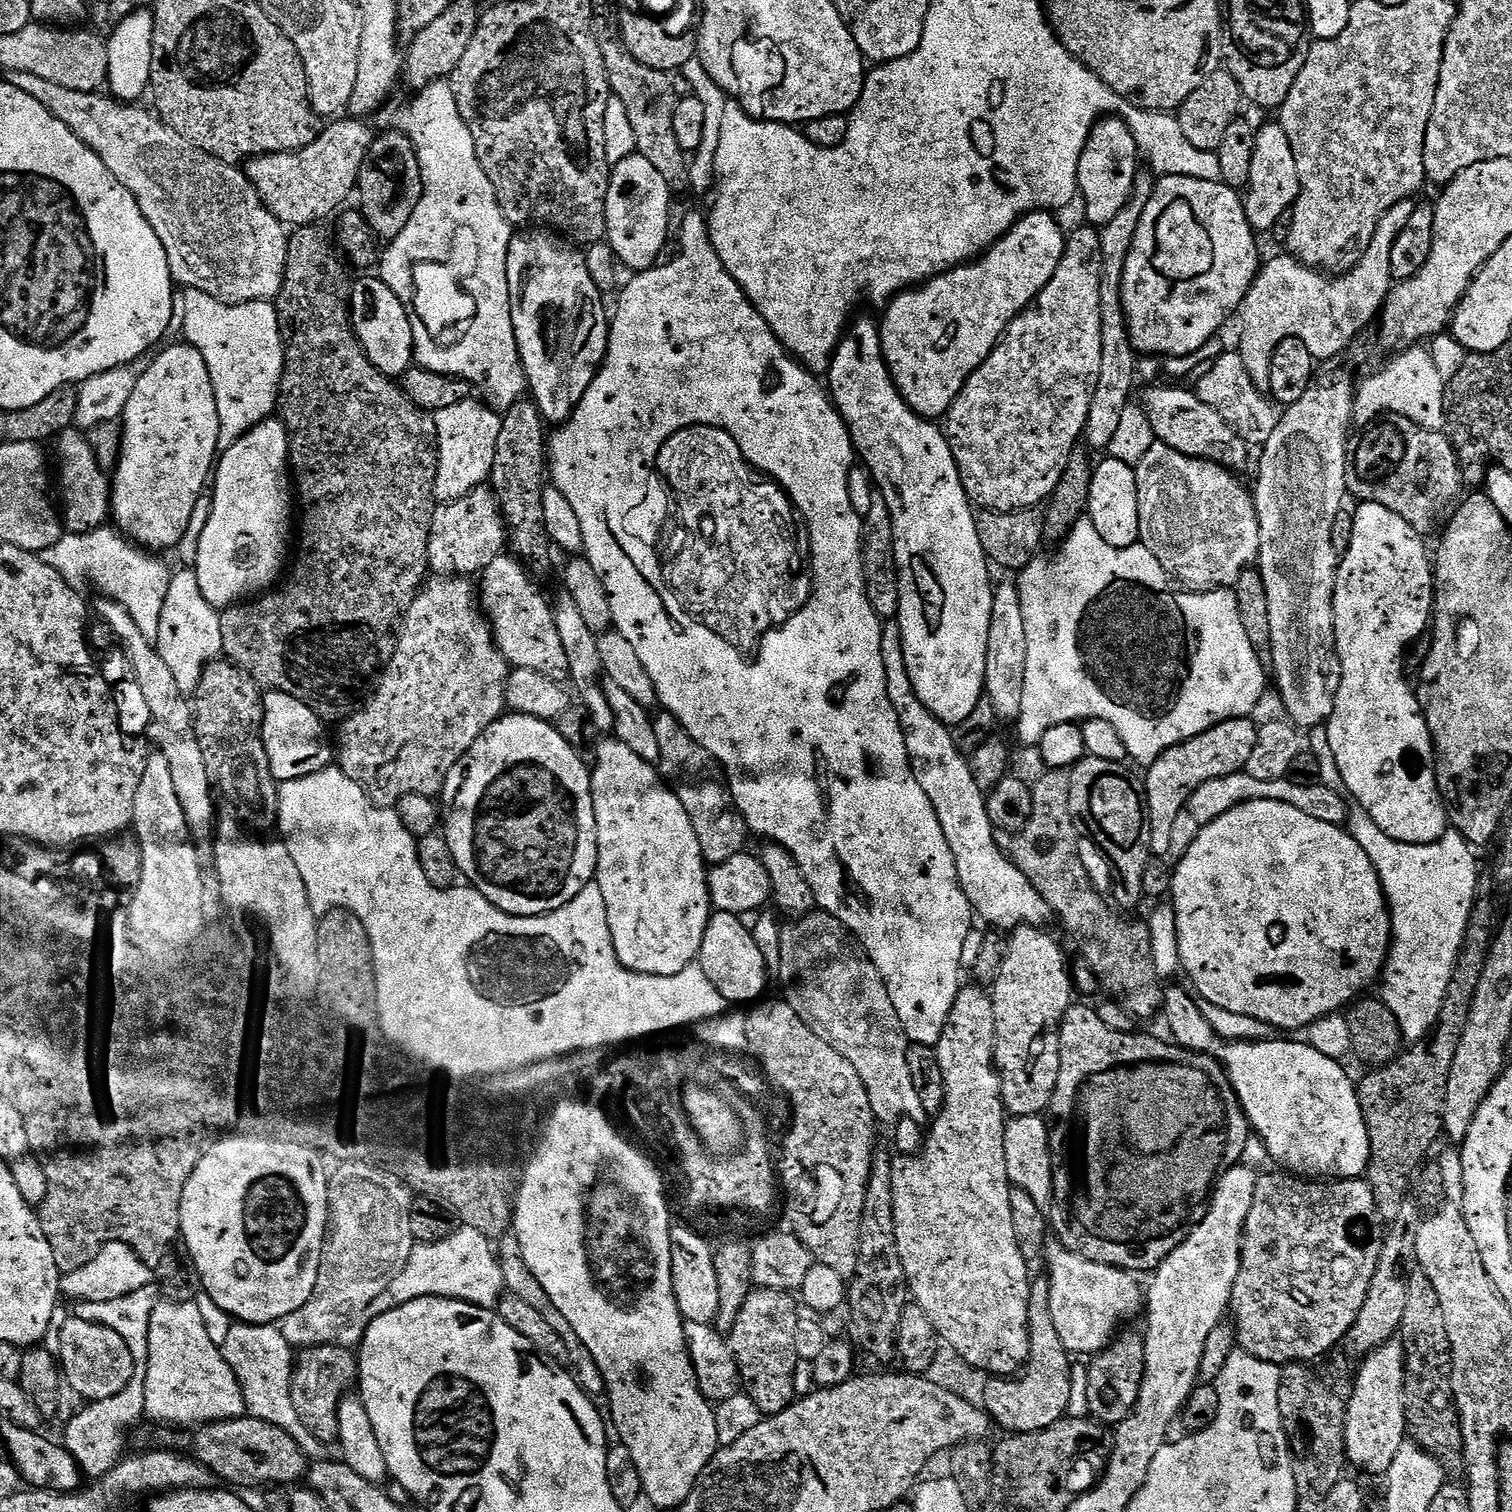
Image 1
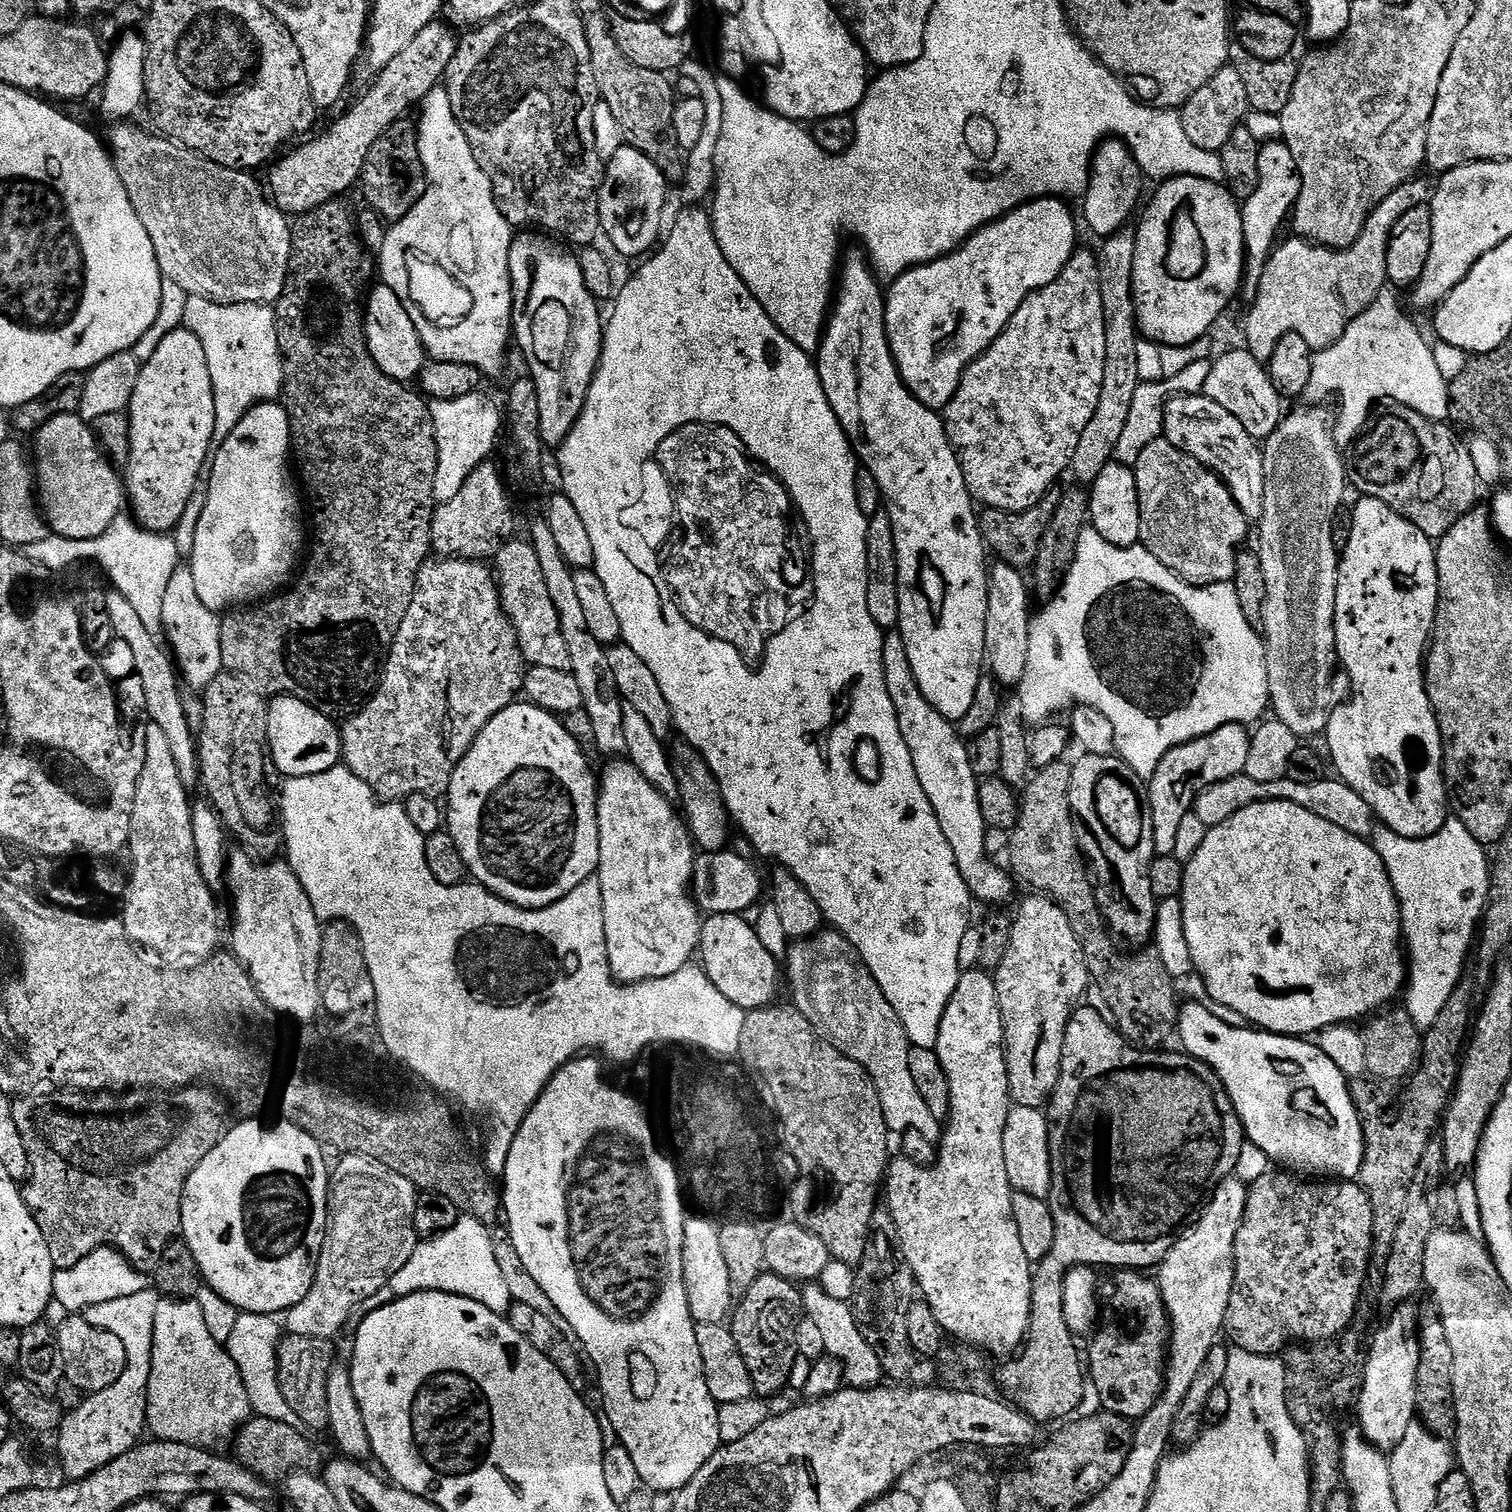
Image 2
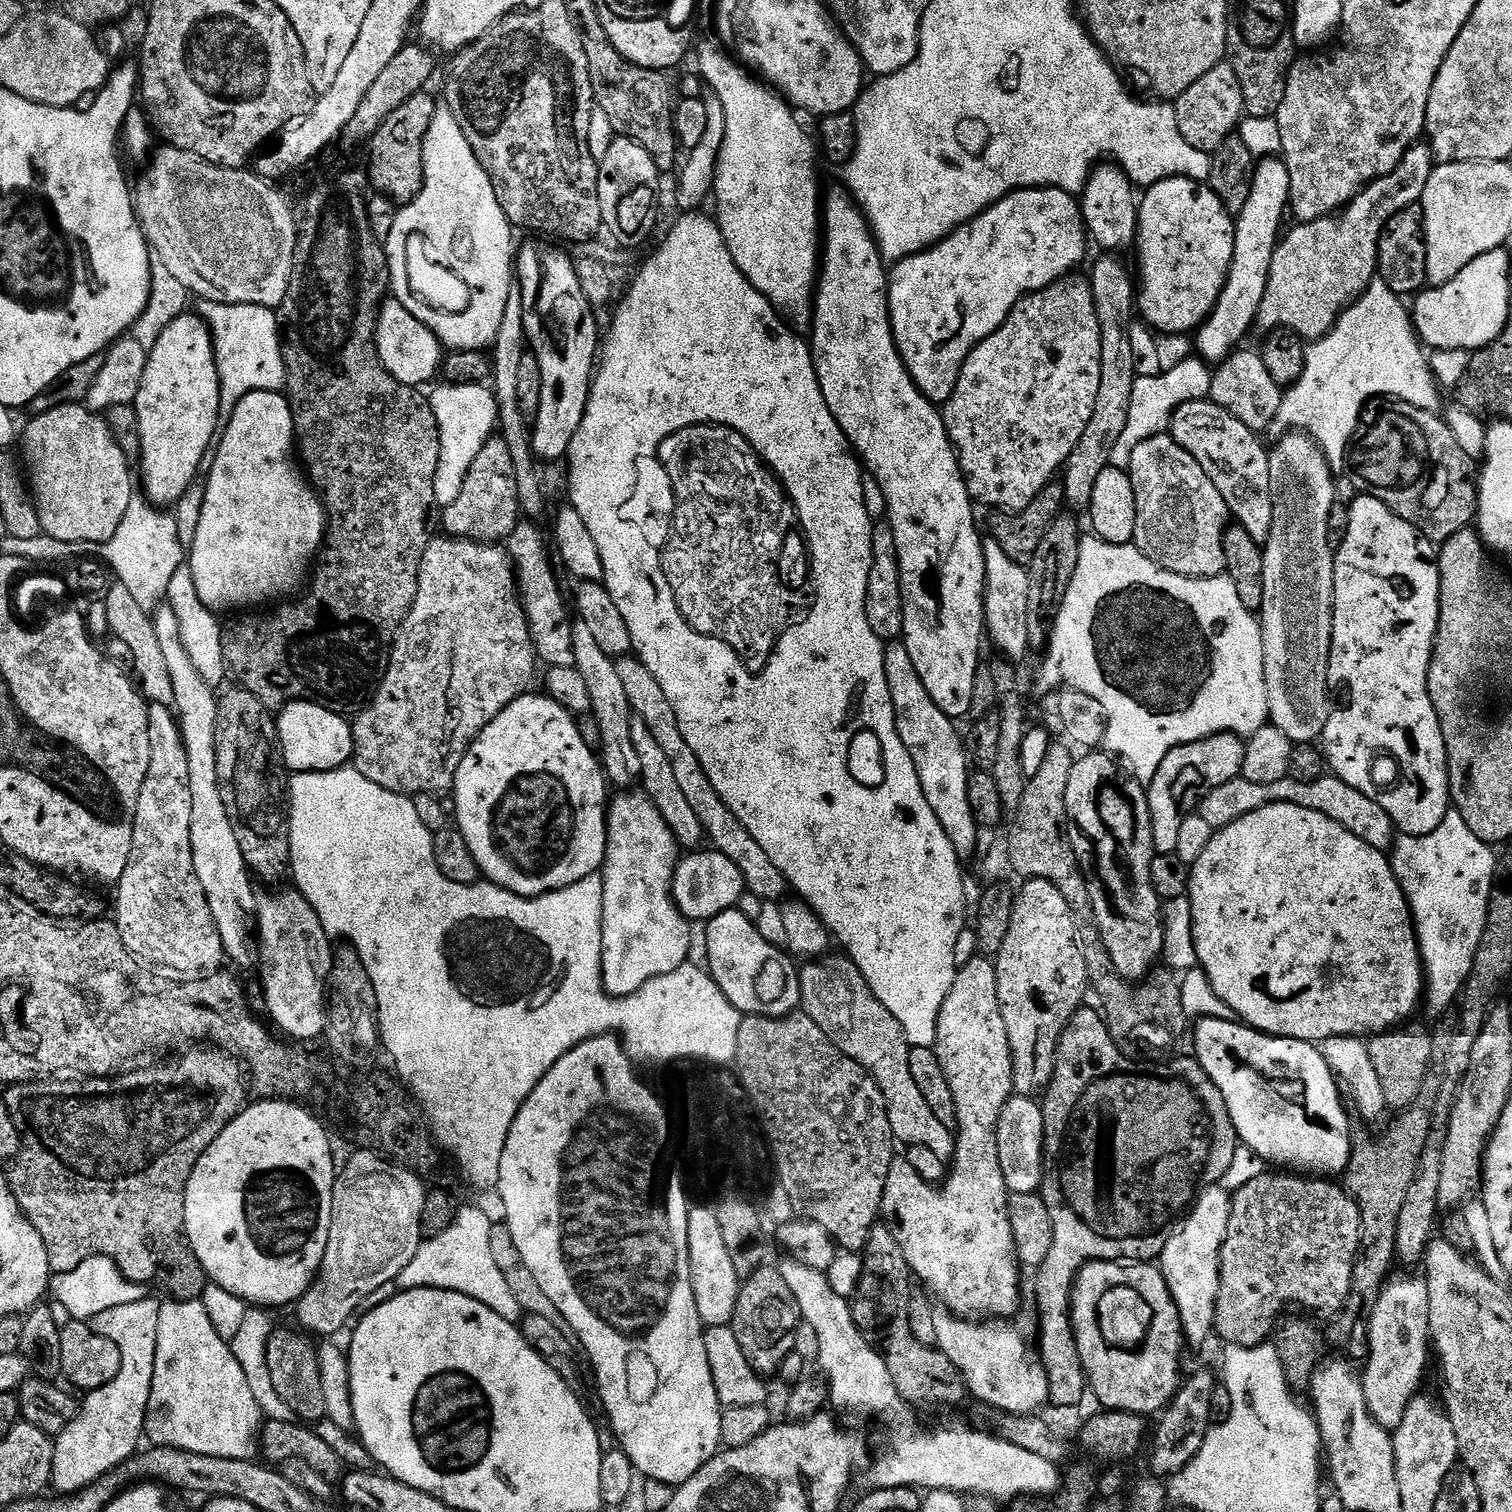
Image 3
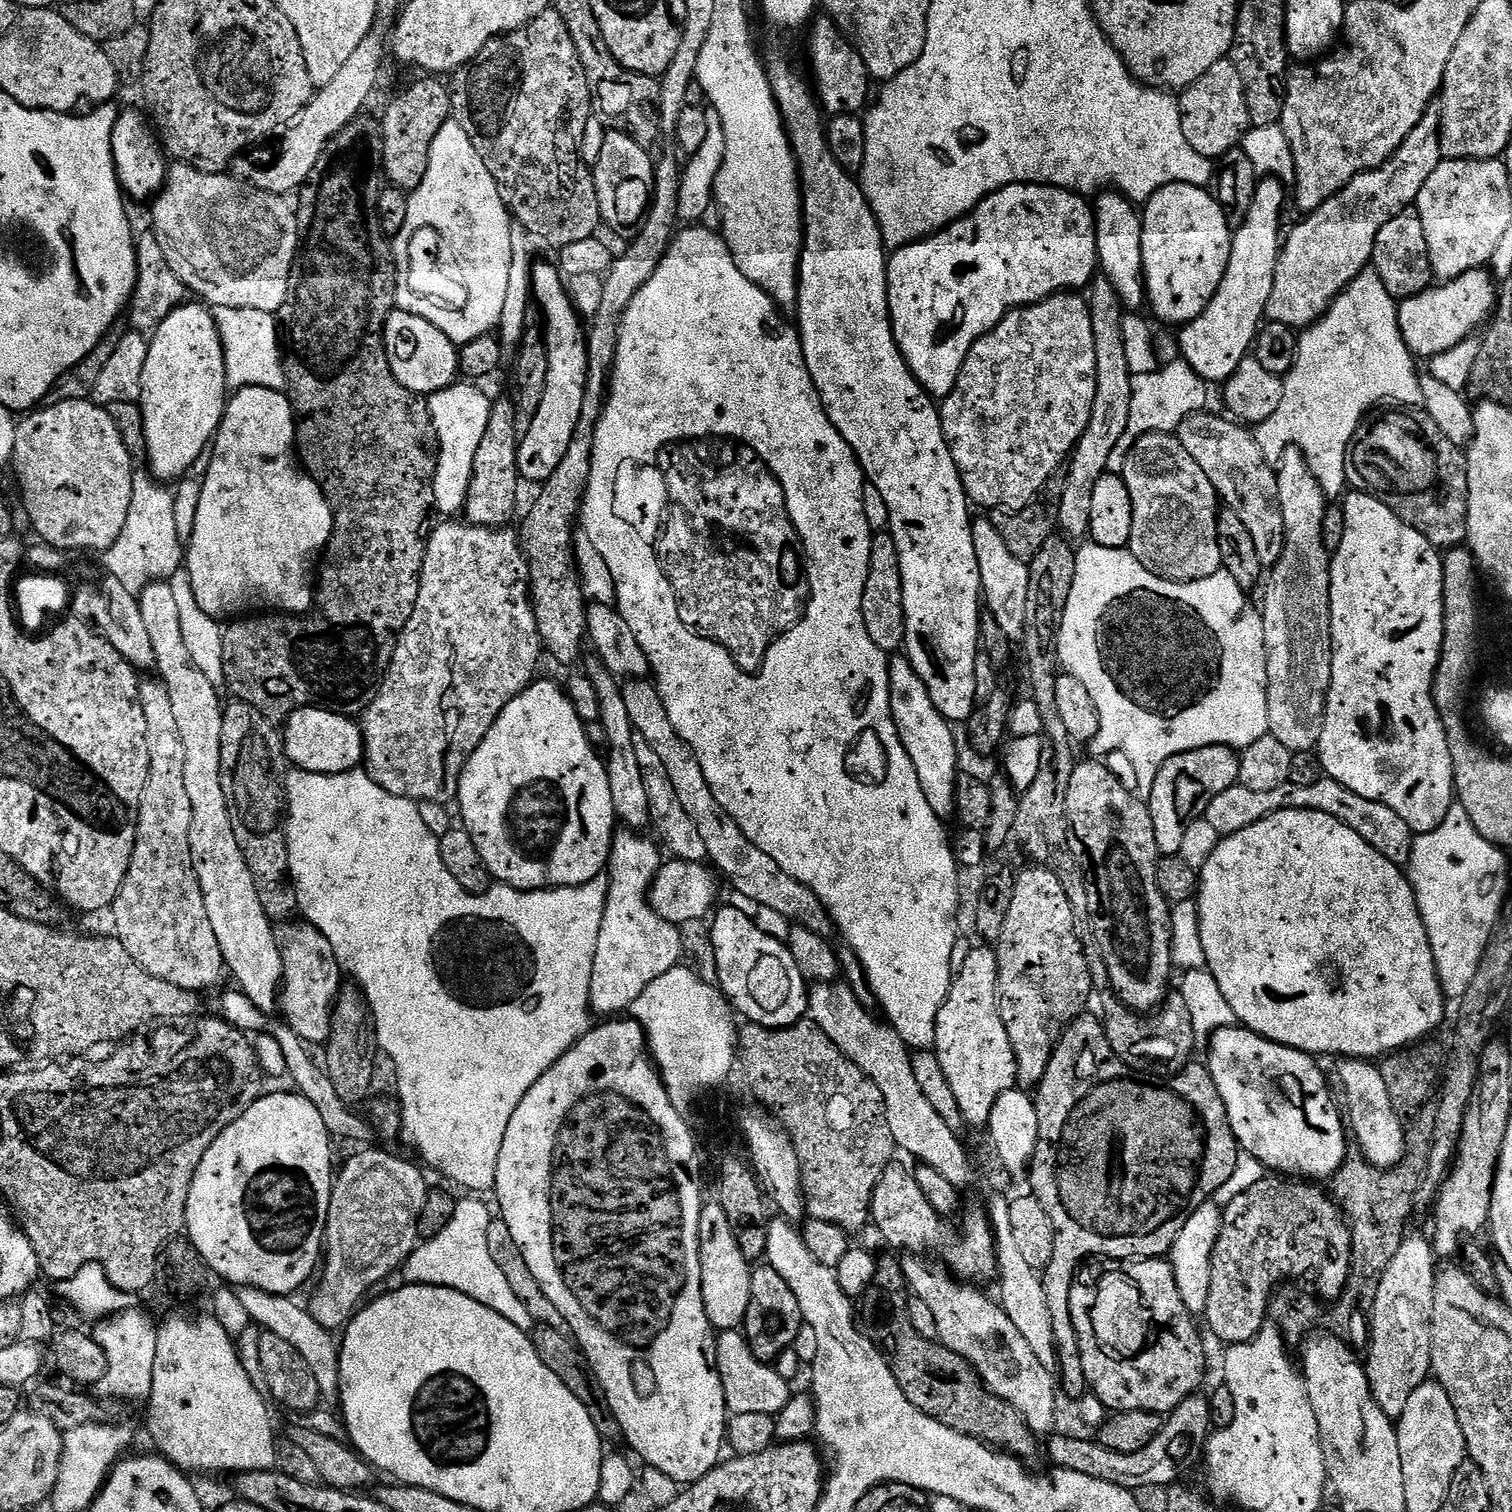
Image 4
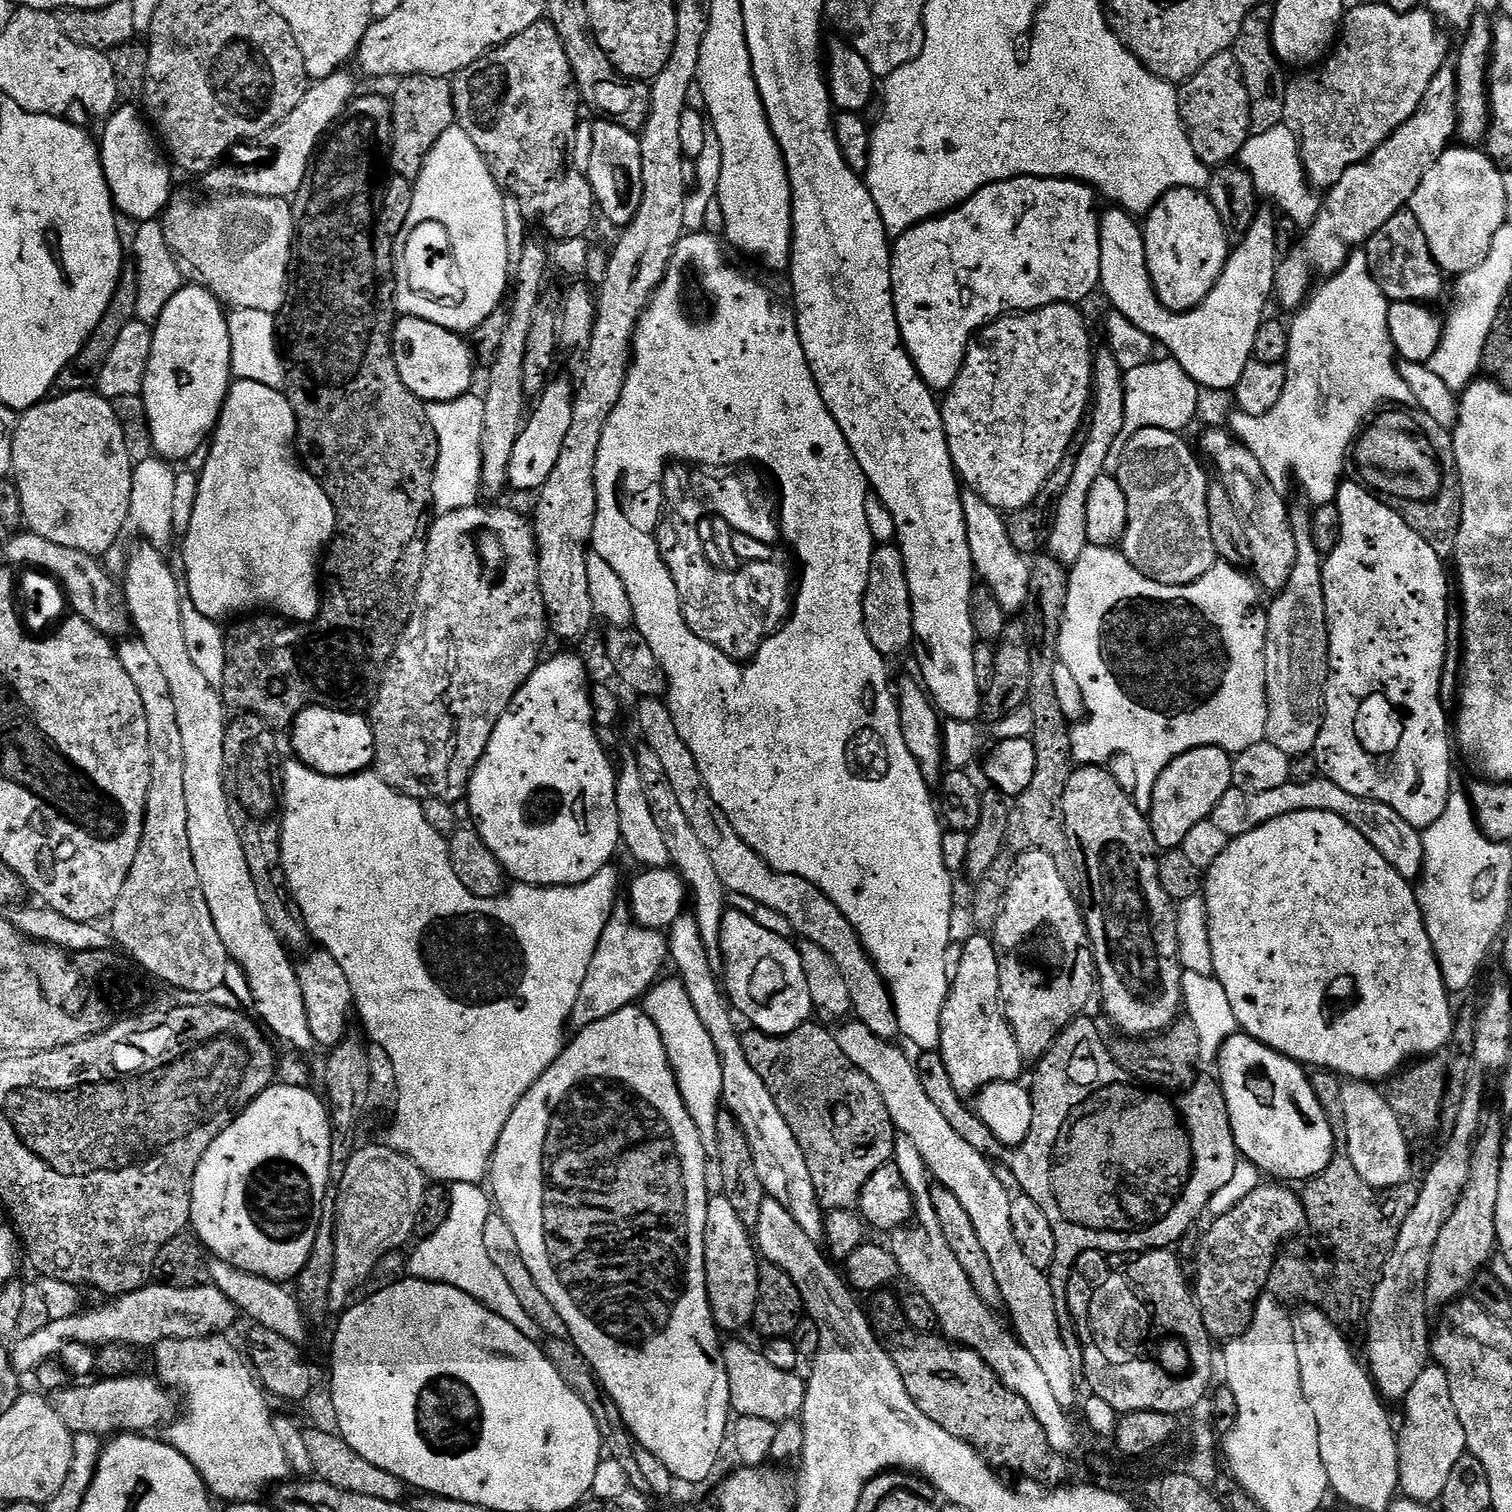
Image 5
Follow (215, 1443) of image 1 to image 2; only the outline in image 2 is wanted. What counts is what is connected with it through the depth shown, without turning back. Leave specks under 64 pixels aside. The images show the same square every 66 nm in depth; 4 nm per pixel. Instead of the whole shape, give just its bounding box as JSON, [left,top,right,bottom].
[234,1415,322,1482]

